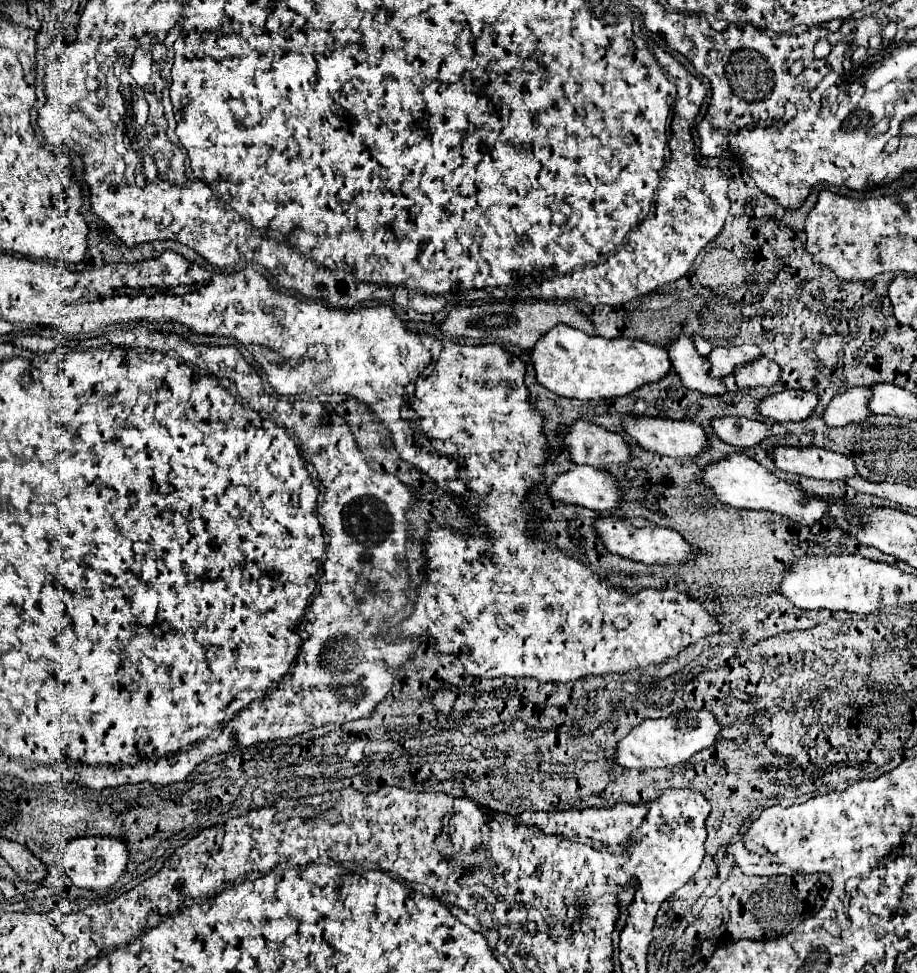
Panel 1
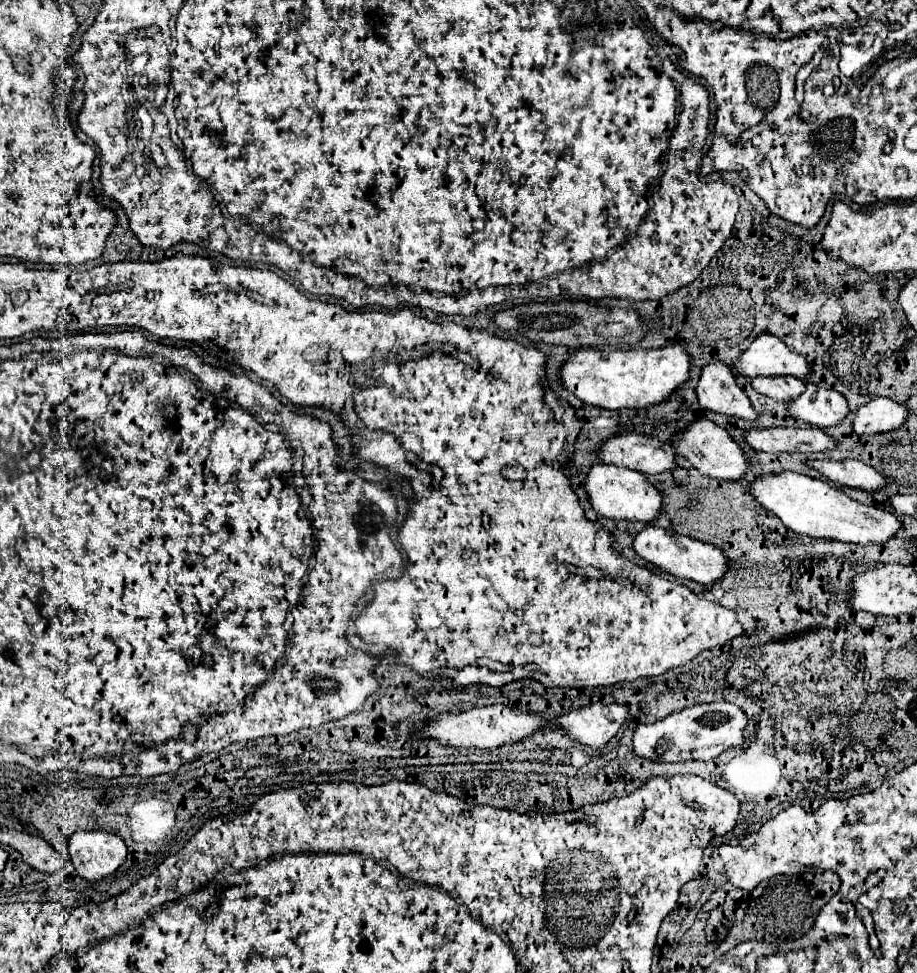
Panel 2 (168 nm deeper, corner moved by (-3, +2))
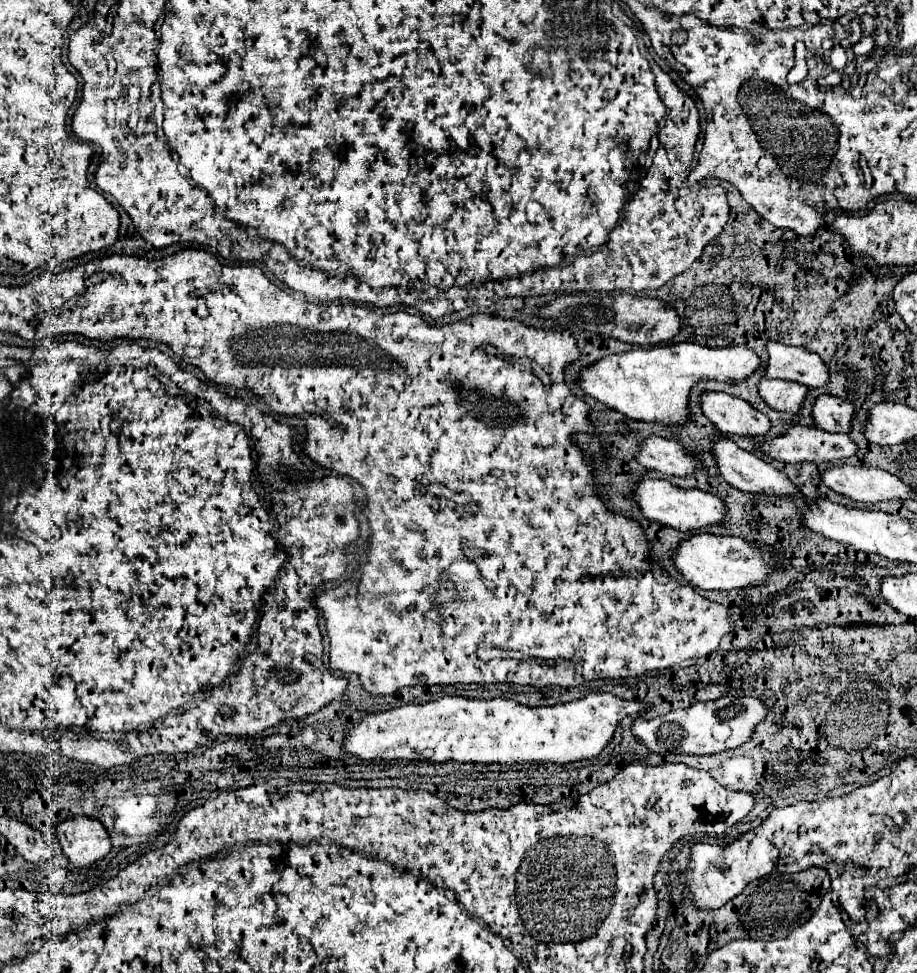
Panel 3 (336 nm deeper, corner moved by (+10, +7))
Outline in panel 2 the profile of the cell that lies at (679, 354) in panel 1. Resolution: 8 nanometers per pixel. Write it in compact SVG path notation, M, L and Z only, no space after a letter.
M719 360L703 368L697 384L697 396L703 410L747 422L755 422L759 418L745 392L735 384L735 376L727 368L727 364Z

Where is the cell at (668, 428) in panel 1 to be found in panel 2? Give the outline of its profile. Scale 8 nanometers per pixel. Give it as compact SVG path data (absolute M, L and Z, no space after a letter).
M697 420L695 424L691 424L685 432L681 434L675 434L673 438L673 448L677 452L677 456L685 456L693 462L693 466L701 472L701 474L707 474L707 476L713 476L713 478L719 478L719 480L731 480L731 482L737 482L745 476L747 468L749 468L749 460L745 458L745 452L741 450L741 446L731 438L731 434L709 422L709 420Z

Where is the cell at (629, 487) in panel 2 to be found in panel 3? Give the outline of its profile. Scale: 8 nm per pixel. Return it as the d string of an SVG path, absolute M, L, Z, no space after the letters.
M640 477L636 481L636 489L632 491L632 499L636 501L640 513L648 521L670 525L670 527L680 529L680 531L700 529L704 525L722 523L722 517L724 517L724 511L726 511L722 499L718 499L718 497L714 497L710 493L704 493L700 489L680 489L680 487L674 487L666 479Z

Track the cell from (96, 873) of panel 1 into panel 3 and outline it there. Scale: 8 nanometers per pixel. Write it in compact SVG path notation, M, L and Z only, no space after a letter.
M74 815L64 819L56 829L66 859L76 867L94 865L112 849L110 837L98 819Z

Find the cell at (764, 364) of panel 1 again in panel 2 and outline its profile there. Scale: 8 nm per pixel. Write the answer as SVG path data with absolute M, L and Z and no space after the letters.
M757 376L753 378L753 388L777 402L789 402L805 392L805 384L793 376Z

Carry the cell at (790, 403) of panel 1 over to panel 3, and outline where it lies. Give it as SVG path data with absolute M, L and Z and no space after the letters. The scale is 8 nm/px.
M820 395L812 405L814 425L830 433L848 433L852 415L852 403L848 399L840 399L834 395Z

